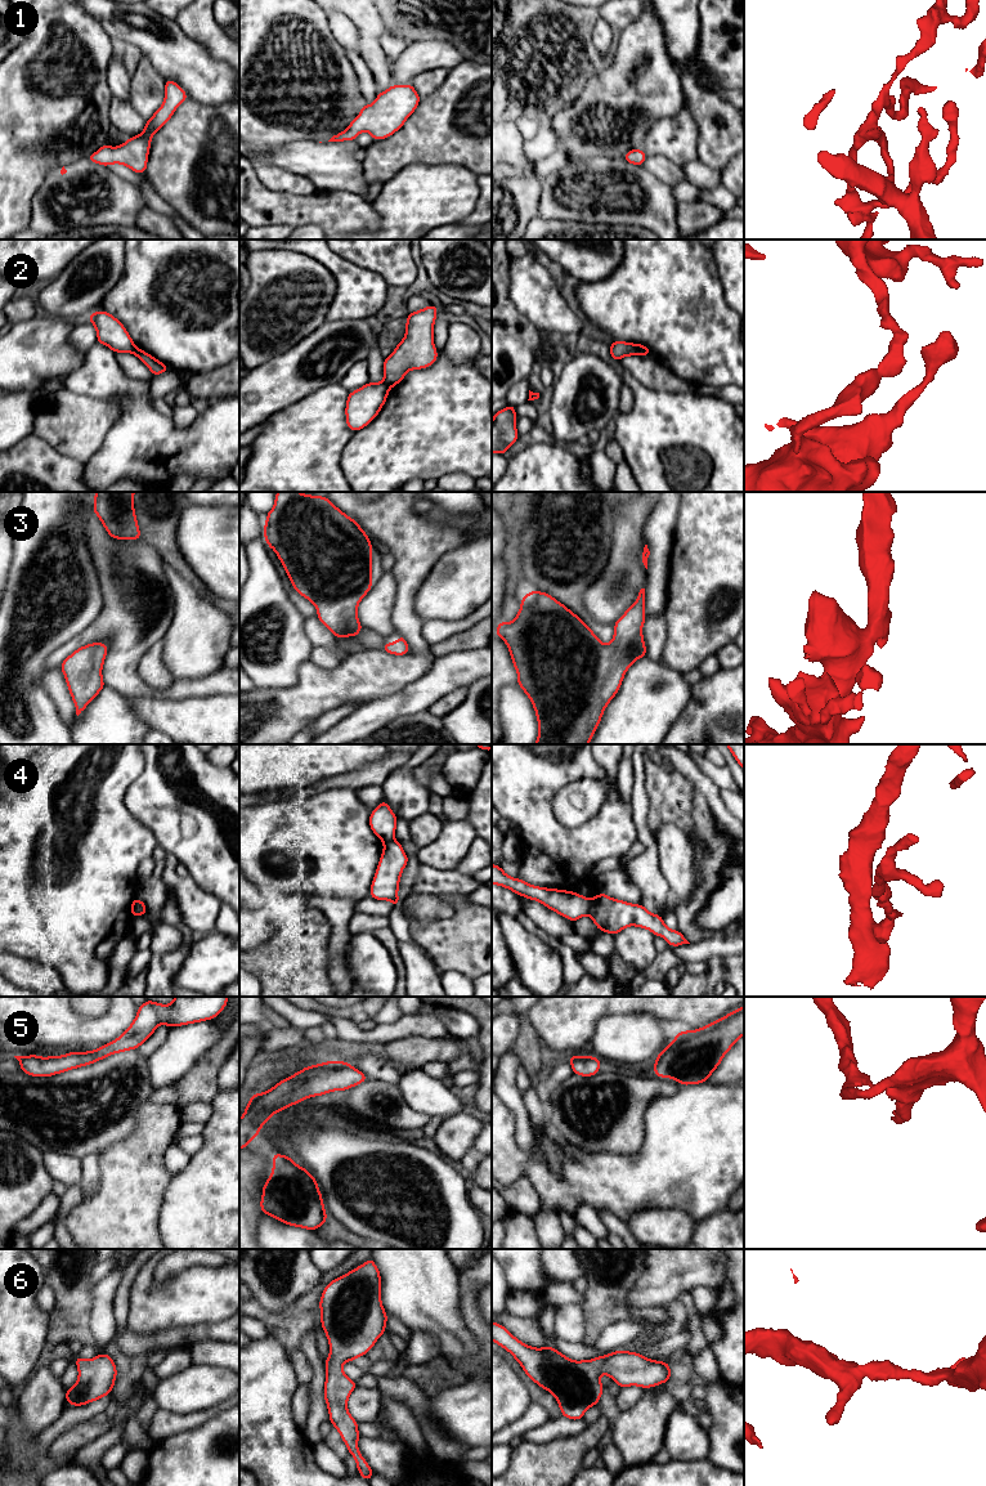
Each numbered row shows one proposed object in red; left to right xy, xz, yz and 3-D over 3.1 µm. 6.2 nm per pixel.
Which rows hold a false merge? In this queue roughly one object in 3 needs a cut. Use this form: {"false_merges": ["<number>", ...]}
{"false_merges": ["2", "4"]}

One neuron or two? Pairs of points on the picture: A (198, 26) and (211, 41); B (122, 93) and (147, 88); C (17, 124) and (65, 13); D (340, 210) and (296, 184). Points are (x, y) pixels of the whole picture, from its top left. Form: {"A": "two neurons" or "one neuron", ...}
{"A": "one neuron", "B": "two neurons", "C": "one neuron", "D": "two neurons"}

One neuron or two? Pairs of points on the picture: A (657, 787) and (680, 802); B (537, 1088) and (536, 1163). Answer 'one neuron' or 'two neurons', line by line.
A: one neuron
B: two neurons

